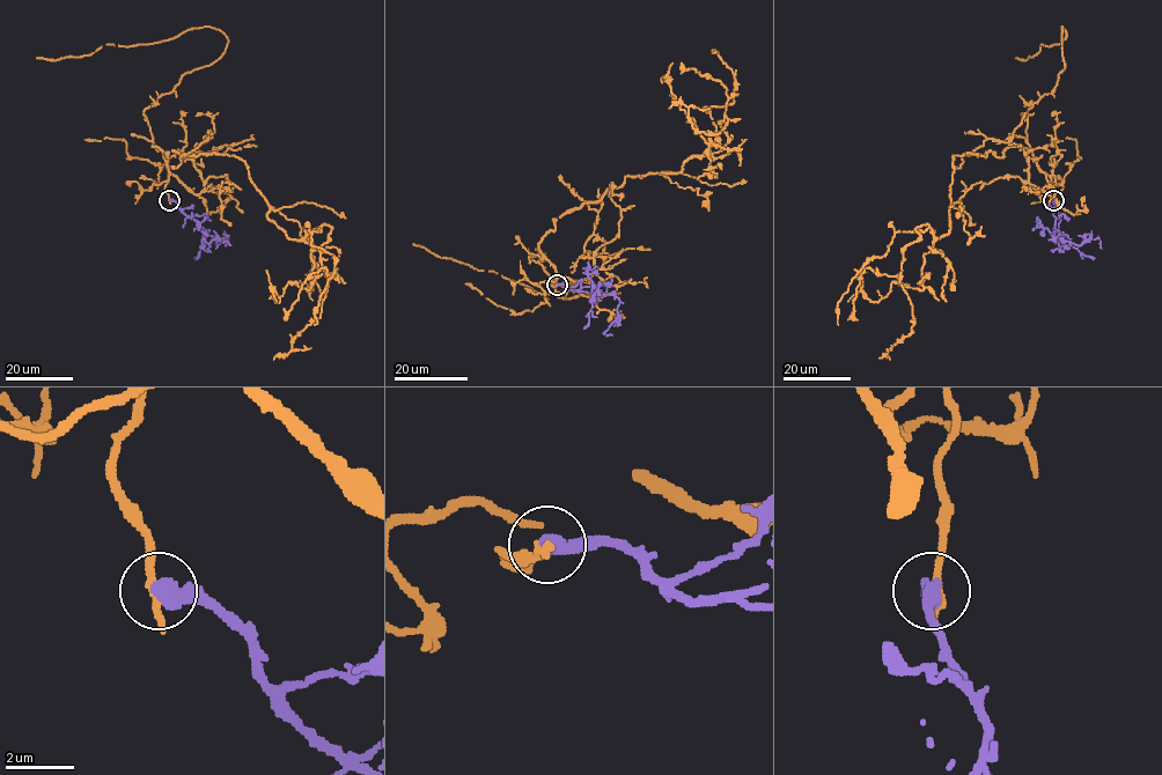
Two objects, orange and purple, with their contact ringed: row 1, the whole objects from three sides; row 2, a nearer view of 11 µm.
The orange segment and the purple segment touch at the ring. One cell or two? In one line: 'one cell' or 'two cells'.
two cells

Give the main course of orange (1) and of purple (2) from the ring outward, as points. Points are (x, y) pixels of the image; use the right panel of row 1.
1: (1054, 199), (1020, 146), (954, 156), (949, 233), (921, 224), (903, 251), (914, 325), (890, 360)
2: (1053, 199), (1058, 212), (1054, 228), (1063, 238), (1080, 245), (1087, 240), (1098, 238), (1101, 244), (1101, 241)

